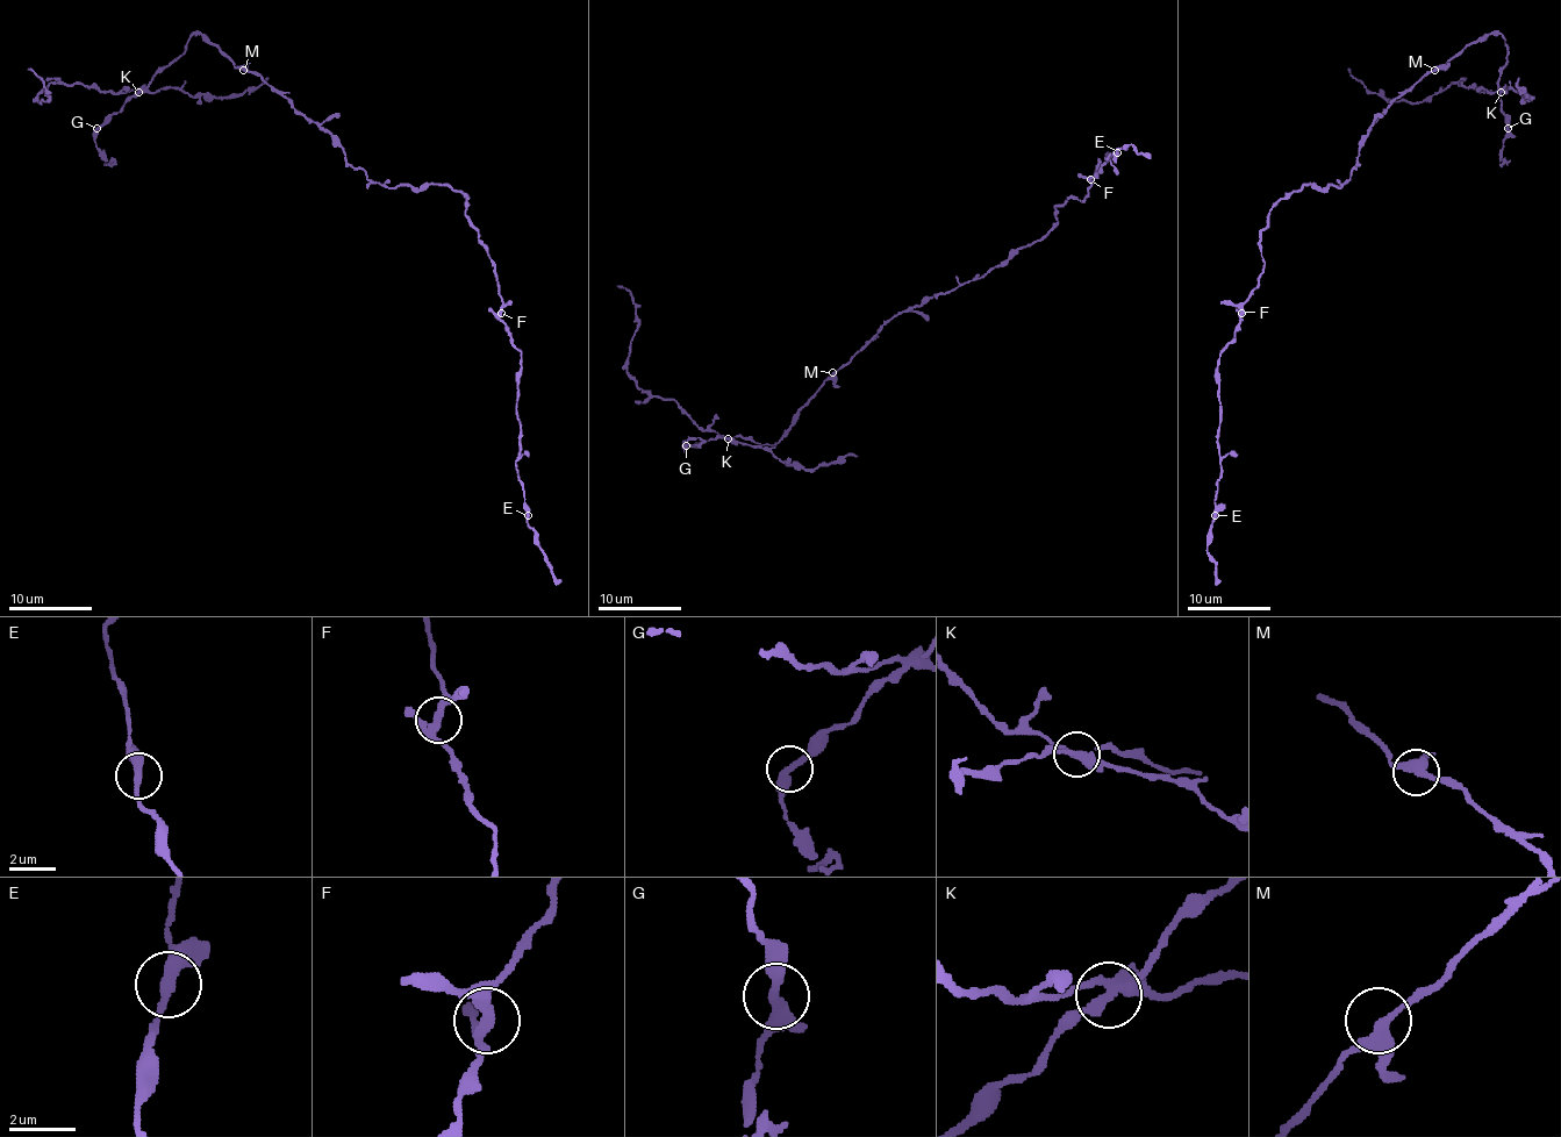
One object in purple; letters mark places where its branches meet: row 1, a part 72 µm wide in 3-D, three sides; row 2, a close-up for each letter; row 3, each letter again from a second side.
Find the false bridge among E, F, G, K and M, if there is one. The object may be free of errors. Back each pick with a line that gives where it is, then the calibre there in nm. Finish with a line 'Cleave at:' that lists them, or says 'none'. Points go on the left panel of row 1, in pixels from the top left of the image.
K: (138, 92) | 280 nm
Cleave at: K

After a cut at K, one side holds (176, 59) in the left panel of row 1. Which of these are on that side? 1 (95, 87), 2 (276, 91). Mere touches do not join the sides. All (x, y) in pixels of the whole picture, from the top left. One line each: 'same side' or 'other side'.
1: other side
2: same side

